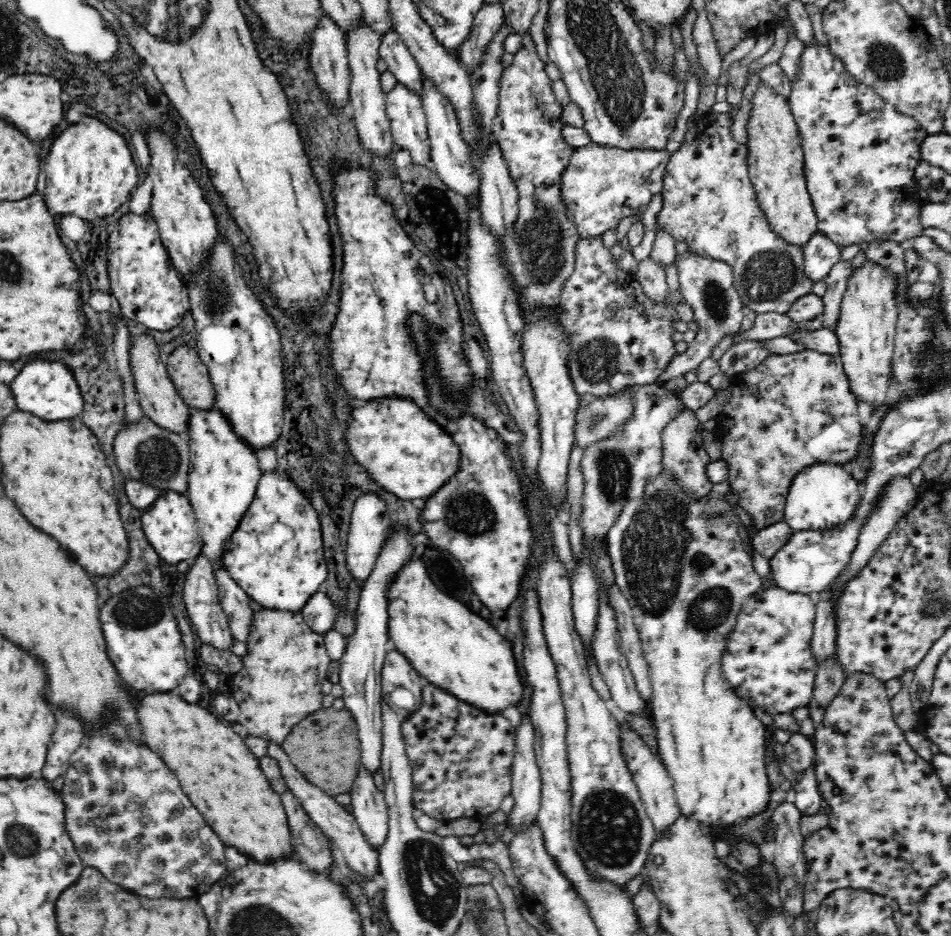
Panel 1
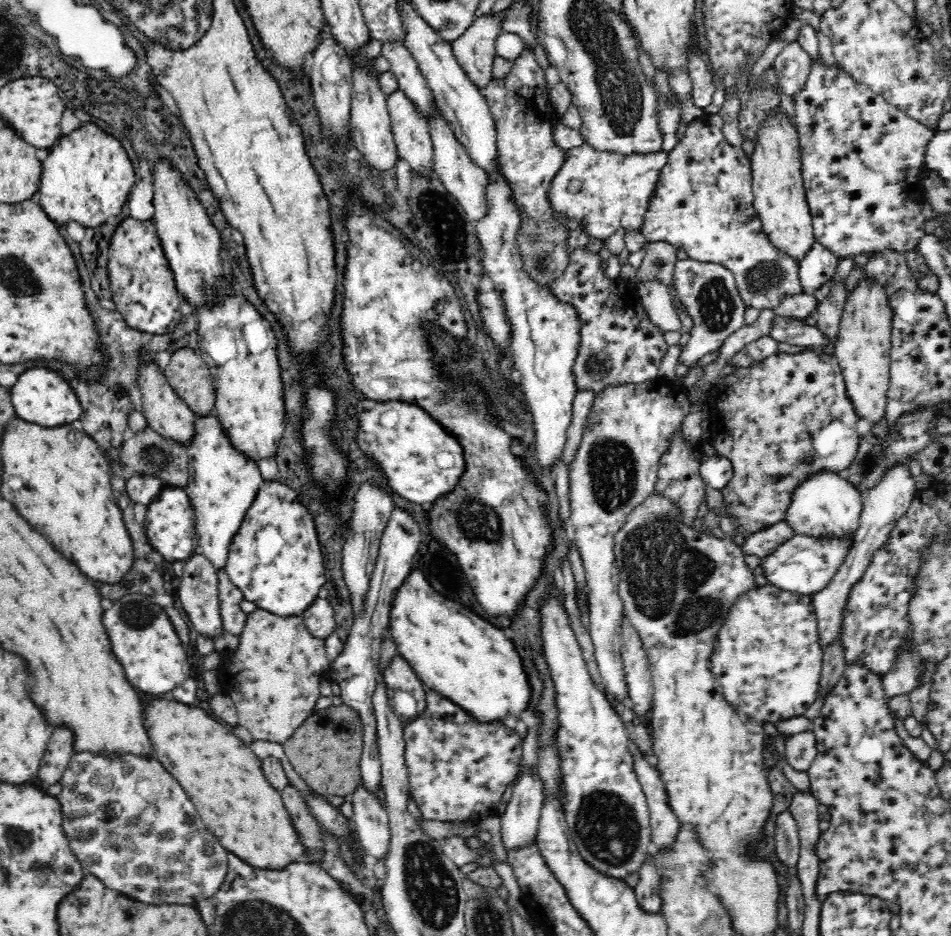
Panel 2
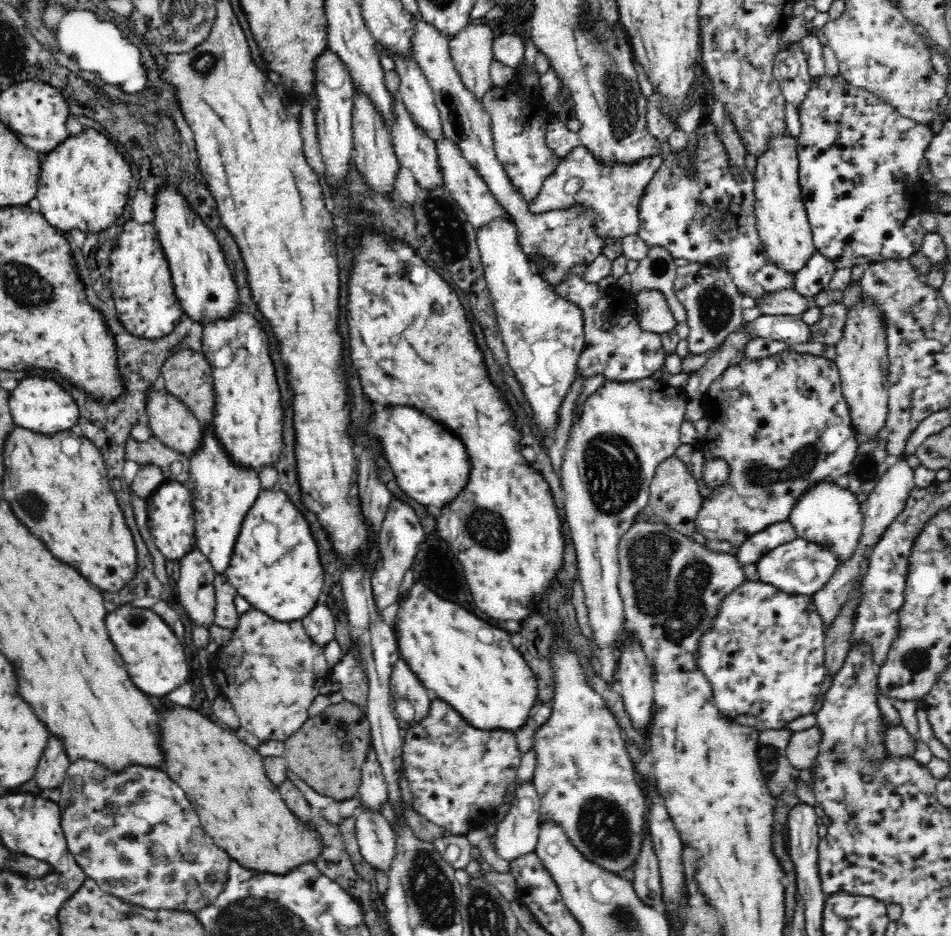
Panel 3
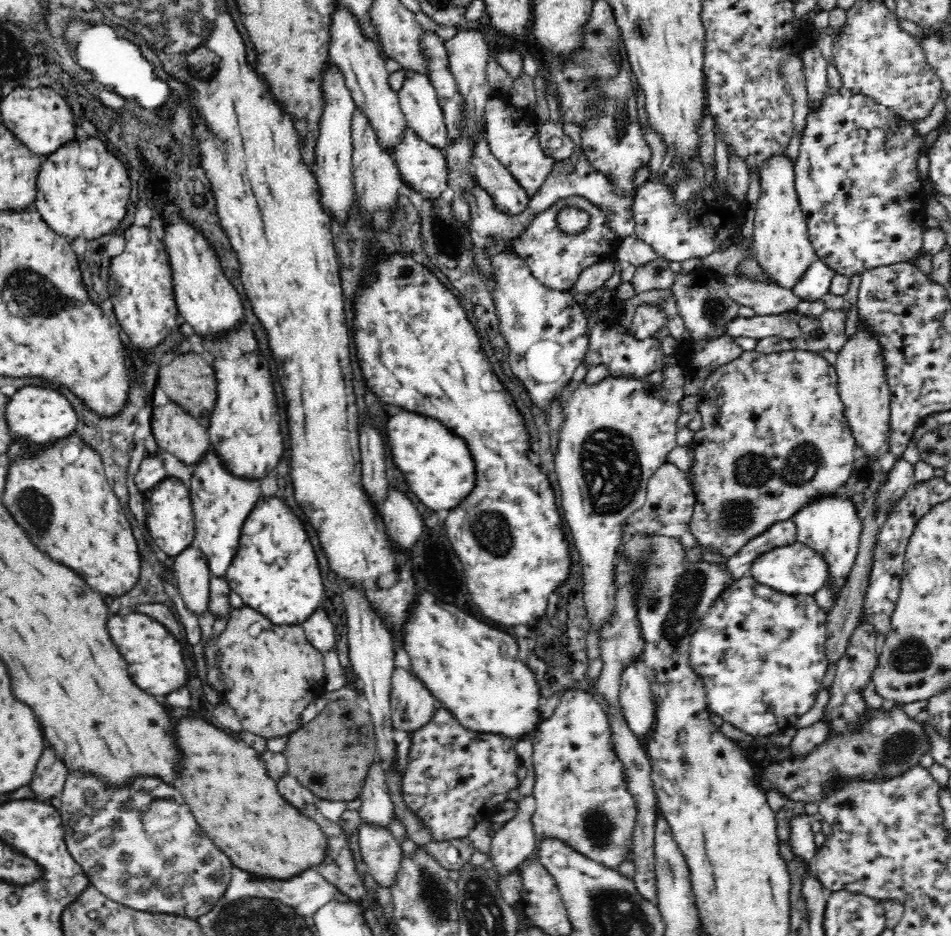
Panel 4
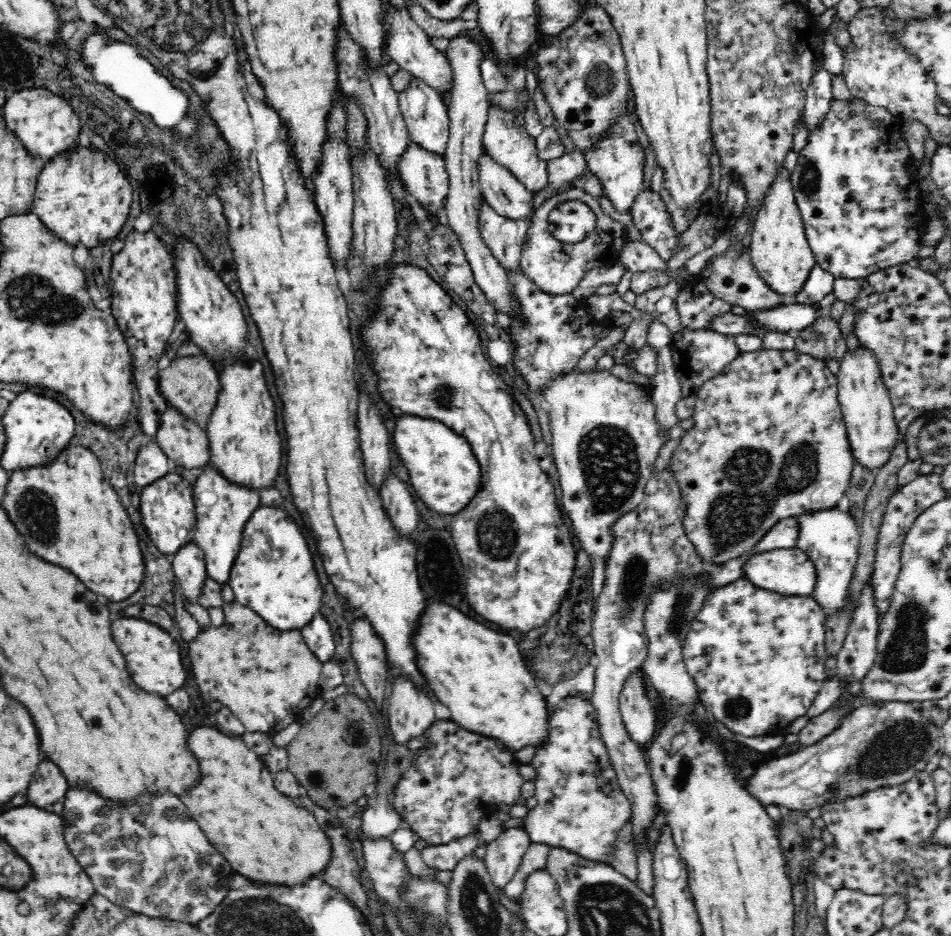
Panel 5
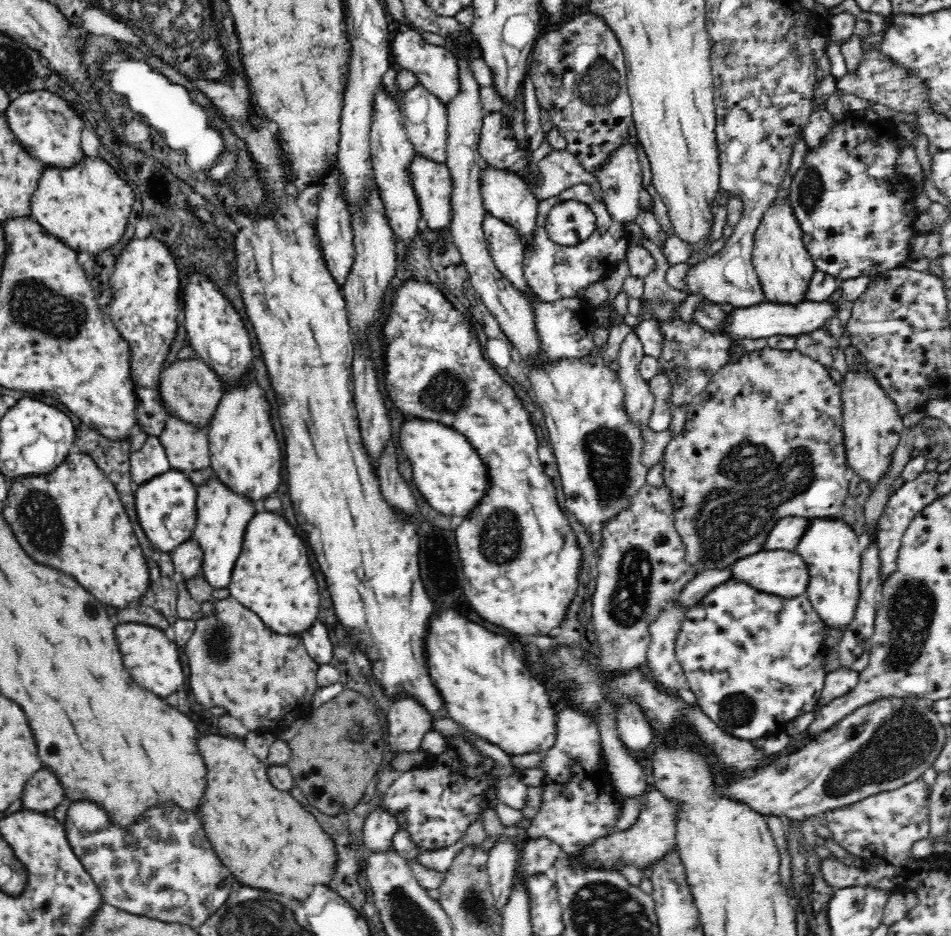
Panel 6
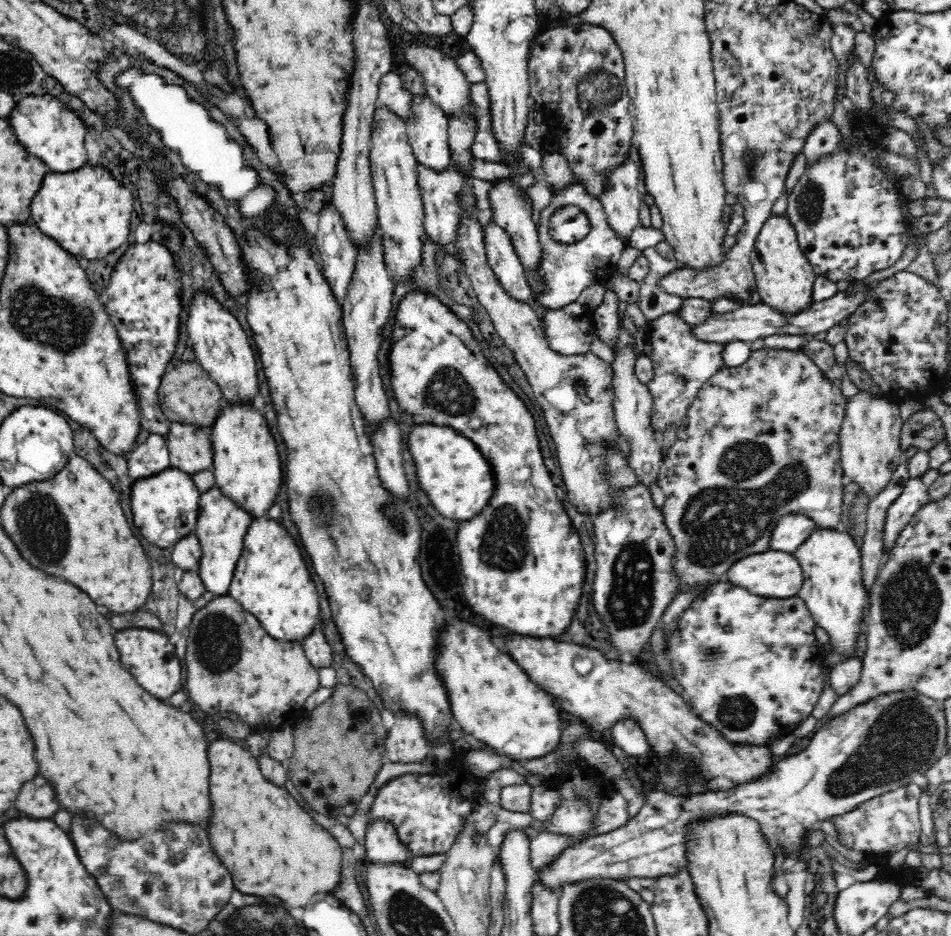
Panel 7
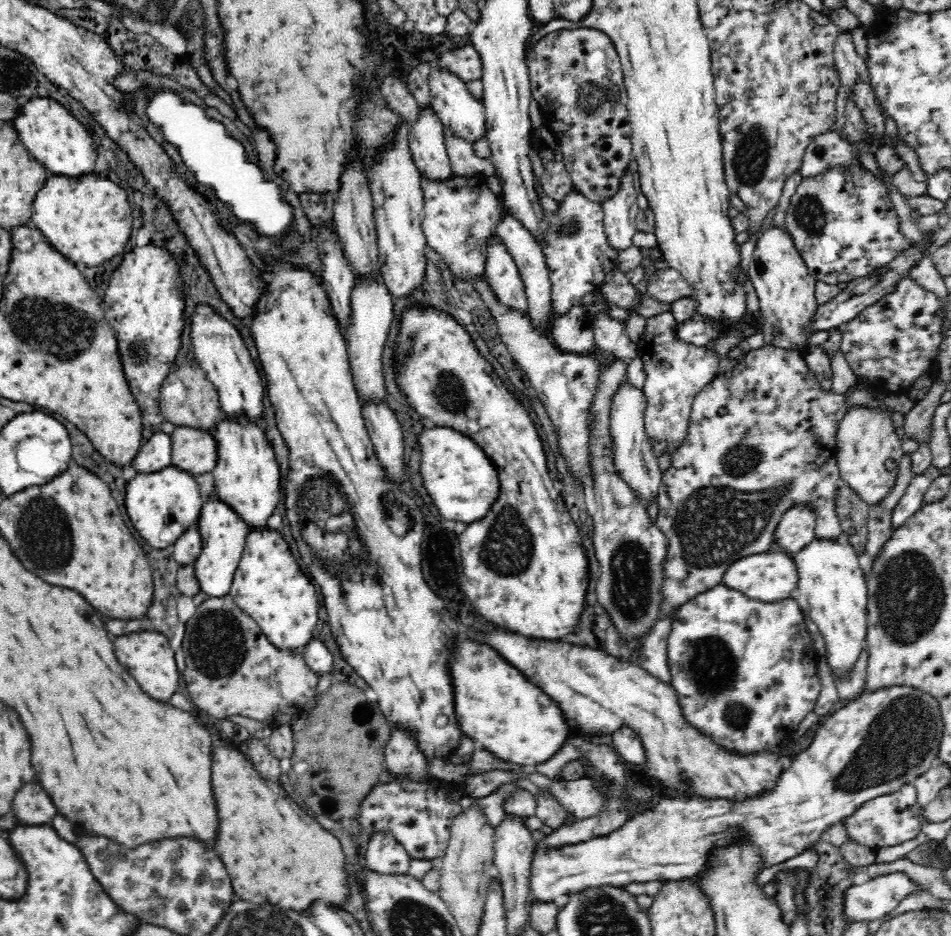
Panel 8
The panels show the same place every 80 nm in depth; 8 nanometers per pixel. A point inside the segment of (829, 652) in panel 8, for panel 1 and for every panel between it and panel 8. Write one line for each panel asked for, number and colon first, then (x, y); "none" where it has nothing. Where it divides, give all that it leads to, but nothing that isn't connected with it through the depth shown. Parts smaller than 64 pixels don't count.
1: (824, 495)
2: (825, 506)
3: (827, 515)
4: (831, 526)
5: (830, 537)
6: (830, 548)
7: (833, 589)

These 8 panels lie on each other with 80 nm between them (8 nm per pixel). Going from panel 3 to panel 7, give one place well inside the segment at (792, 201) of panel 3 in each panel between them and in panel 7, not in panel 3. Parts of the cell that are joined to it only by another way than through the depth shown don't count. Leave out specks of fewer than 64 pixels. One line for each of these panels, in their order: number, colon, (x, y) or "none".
4: (782, 247)
5: (780, 254)
6: (784, 267)
7: (784, 279)

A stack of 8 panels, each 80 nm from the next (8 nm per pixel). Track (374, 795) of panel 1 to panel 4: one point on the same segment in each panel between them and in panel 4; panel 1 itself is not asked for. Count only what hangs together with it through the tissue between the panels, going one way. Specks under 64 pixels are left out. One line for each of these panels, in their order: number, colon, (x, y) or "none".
2: (371, 821)
3: (377, 842)
4: (382, 853)

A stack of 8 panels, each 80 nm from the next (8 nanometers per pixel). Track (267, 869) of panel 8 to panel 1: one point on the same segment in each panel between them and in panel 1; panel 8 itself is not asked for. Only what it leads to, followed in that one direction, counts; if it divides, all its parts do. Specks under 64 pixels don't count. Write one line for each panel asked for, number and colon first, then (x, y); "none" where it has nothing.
1: (217, 771)
2: (222, 776)
3: (218, 772)
4: (236, 802)
5: (262, 833)
6: (266, 838)
7: (272, 847)

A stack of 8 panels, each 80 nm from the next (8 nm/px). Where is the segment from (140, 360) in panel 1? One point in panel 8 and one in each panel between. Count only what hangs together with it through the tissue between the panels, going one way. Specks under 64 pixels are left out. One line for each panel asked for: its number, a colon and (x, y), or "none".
2: (165, 412)
3: (171, 422)
4: (176, 432)
5: (185, 443)
6: (186, 446)
7: (190, 449)
8: (194, 451)

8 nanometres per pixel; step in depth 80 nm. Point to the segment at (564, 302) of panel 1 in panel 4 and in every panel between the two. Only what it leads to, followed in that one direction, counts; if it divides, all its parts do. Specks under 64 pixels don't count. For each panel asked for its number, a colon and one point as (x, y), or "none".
2: (619, 345)
3: (616, 347)
4: (610, 344)

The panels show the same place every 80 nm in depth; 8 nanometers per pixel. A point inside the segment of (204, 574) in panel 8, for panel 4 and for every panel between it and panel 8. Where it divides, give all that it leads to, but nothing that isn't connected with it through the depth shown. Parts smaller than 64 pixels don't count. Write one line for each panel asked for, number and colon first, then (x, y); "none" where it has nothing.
4: (221, 502)
5: (222, 508)
6: (223, 516)
7: (221, 525)

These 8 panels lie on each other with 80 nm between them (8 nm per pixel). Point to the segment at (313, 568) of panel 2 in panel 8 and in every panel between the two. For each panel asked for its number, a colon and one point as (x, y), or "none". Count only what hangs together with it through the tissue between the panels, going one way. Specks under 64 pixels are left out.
3: (276, 567)
4: (275, 571)
5: (274, 575)
6: (273, 578)
7: (271, 581)
8: (268, 585)

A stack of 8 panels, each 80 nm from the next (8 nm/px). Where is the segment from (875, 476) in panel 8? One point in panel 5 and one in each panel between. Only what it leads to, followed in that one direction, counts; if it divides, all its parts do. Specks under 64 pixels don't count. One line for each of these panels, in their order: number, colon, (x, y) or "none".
5: (866, 406)
6: (872, 425)
7: (869, 438)

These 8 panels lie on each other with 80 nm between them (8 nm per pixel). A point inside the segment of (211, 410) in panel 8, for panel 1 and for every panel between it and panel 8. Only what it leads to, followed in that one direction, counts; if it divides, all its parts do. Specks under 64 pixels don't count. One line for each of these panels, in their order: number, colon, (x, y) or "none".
1: (190, 375)
2: (187, 373)
3: (188, 376)
4: (188, 380)
5: (190, 384)
6: (190, 389)
7: (188, 395)

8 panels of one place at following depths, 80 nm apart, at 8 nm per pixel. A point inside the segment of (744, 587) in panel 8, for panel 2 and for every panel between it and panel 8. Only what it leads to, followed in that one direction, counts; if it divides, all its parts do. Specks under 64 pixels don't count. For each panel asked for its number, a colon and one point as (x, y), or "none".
2: (805, 565)
3: (801, 567)
4: (793, 569)
5: (791, 572)
6: (781, 572)
7: (776, 574)

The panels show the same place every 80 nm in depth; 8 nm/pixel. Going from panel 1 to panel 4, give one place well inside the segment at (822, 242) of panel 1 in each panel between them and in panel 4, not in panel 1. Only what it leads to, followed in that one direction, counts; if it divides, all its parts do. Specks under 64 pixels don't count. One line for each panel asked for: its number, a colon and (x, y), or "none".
2: (818, 267)
3: (818, 273)
4: (816, 283)

